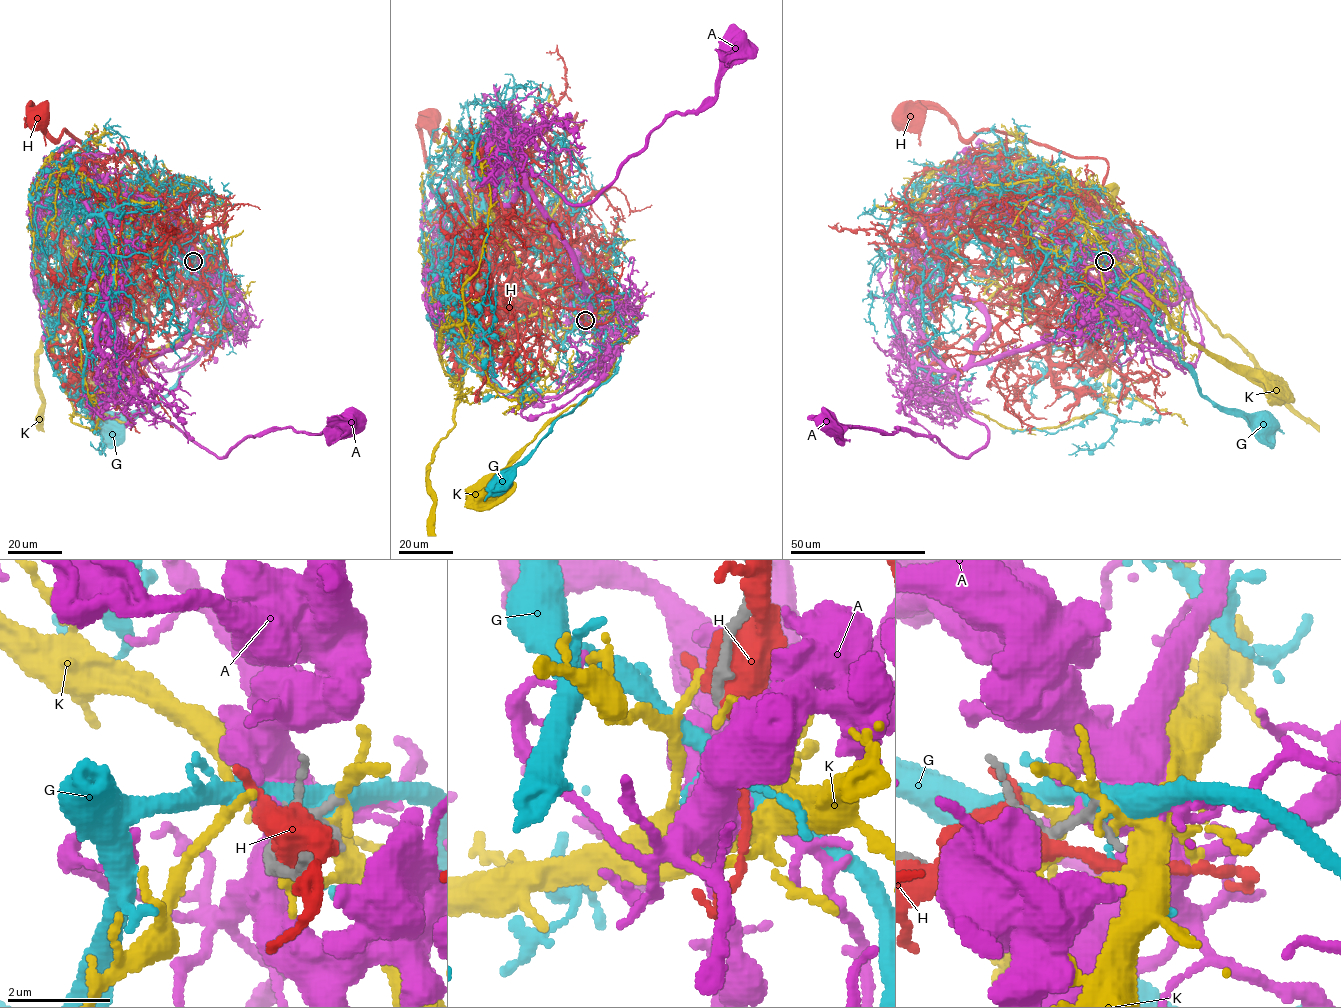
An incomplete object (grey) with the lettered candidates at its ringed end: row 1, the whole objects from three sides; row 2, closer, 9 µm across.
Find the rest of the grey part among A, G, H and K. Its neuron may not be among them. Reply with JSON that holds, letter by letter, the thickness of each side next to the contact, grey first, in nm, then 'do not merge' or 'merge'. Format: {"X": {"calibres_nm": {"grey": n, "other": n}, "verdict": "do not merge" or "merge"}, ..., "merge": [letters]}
{"A": {"calibres_nm": {"grey": 160, "other": 500}, "verdict": "do not merge"}, "G": {"calibres_nm": {"grey": 150, "other": 340}, "verdict": "merge"}, "H": {"calibres_nm": {"grey": 180, "other": 440}, "verdict": "do not merge"}, "K": {"calibres_nm": {"grey": 140, "other": 110}, "verdict": "do not merge"}, "merge": ["G"]}

